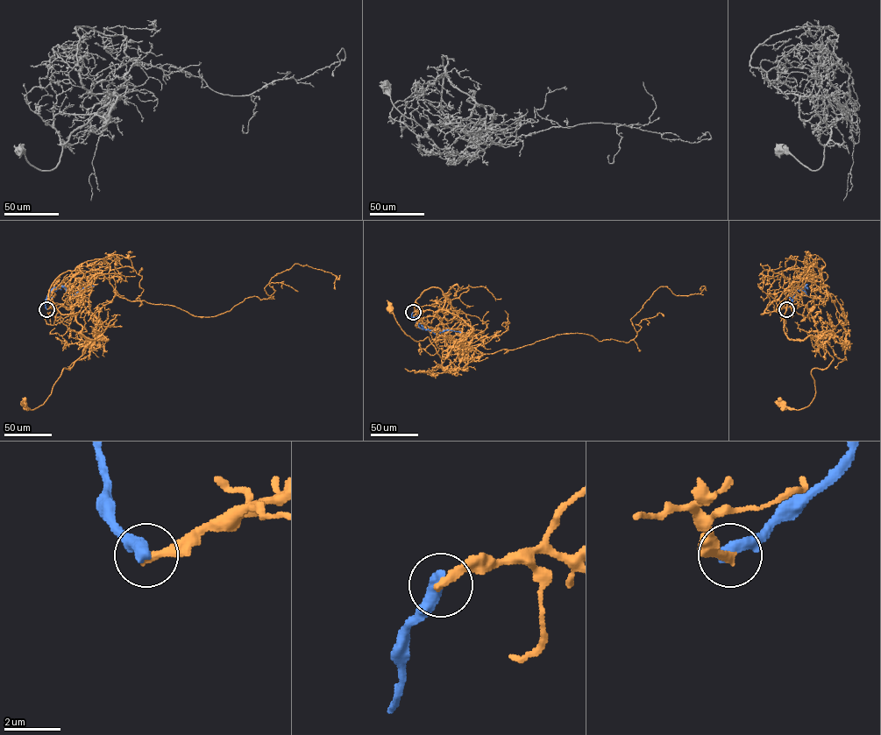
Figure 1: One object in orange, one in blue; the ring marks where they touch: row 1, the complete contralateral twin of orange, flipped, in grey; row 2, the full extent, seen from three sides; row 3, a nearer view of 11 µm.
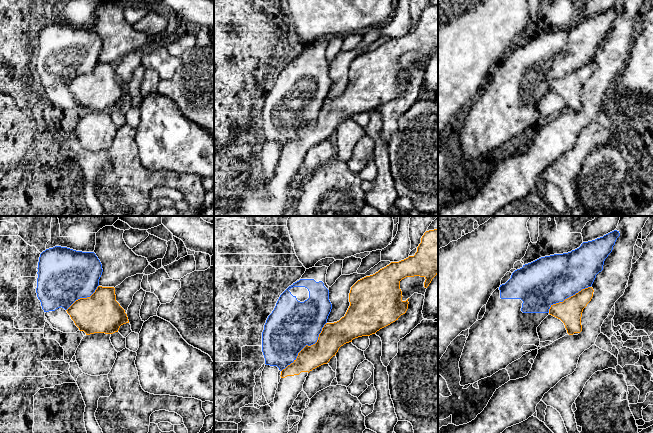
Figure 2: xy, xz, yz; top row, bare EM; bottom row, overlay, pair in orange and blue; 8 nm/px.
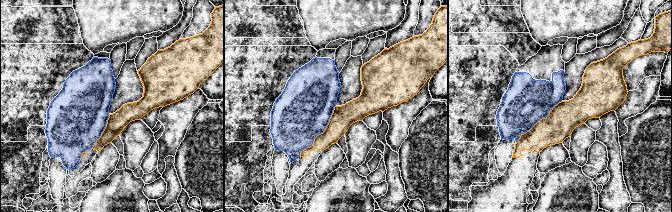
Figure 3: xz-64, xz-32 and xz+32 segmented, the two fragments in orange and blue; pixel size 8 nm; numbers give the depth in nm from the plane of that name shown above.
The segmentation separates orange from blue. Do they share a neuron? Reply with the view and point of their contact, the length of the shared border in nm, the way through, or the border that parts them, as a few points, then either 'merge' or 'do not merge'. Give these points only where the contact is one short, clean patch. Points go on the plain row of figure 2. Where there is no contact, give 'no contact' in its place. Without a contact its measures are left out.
xz (306, 121) | 550 nm | do not merge

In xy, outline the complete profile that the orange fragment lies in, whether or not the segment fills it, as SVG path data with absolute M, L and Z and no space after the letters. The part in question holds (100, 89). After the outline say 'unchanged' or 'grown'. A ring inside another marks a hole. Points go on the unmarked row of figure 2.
M98 62L90 73L76 76L66 87L79 106L84 107L86 111L94 109L113 110L118 108L121 101L129 99L125 86L116 77L114 63Z | unchanged

